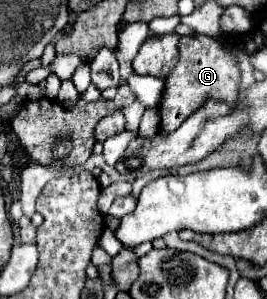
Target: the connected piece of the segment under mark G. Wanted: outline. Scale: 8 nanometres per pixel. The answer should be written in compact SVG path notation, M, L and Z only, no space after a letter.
M192 35L192 37L180 37L180 61L172 69L172 73L166 77L164 93L158 103L158 113L160 113L160 133L172 133L186 121L194 109L200 109L210 97L214 101L238 101L238 91L240 91L240 81L242 73L238 67L236 57L232 57L218 41L206 35Z

